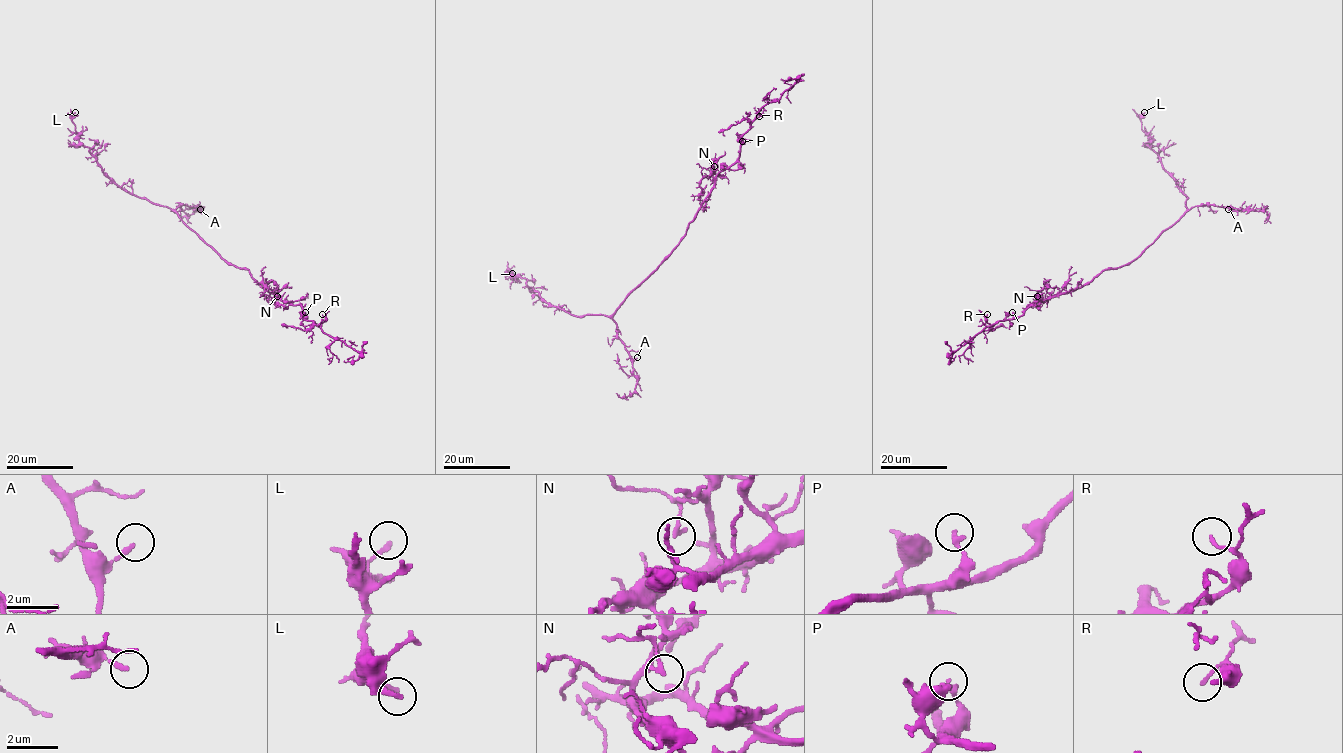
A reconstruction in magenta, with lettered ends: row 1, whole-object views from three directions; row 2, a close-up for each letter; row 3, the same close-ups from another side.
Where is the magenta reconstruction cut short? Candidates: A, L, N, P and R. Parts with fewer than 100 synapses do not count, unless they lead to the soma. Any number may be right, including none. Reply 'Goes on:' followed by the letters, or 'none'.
Goes on: none

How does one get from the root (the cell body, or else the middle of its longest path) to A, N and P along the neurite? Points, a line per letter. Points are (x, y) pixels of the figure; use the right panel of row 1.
A: (1125, 265), (1132, 262), (1193, 207), (1215, 205), (1231, 208), (1228, 209)
N: (1125, 265), (1102, 270), (1069, 292), (1046, 299), (1042, 299), (1041, 292), (1037, 296)
P: (1125, 265), (1108, 268), (1069, 292), (1032, 304), (1015, 318), (1012, 312)

